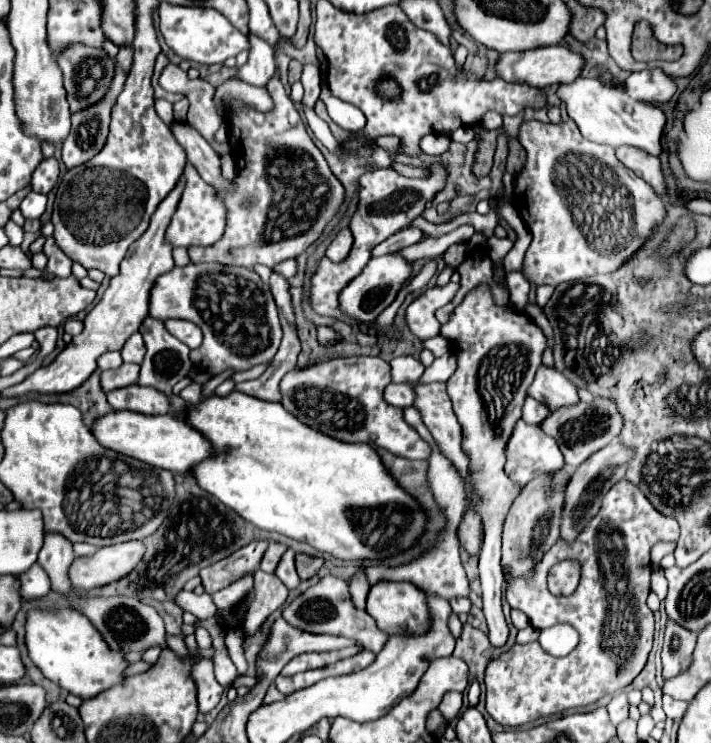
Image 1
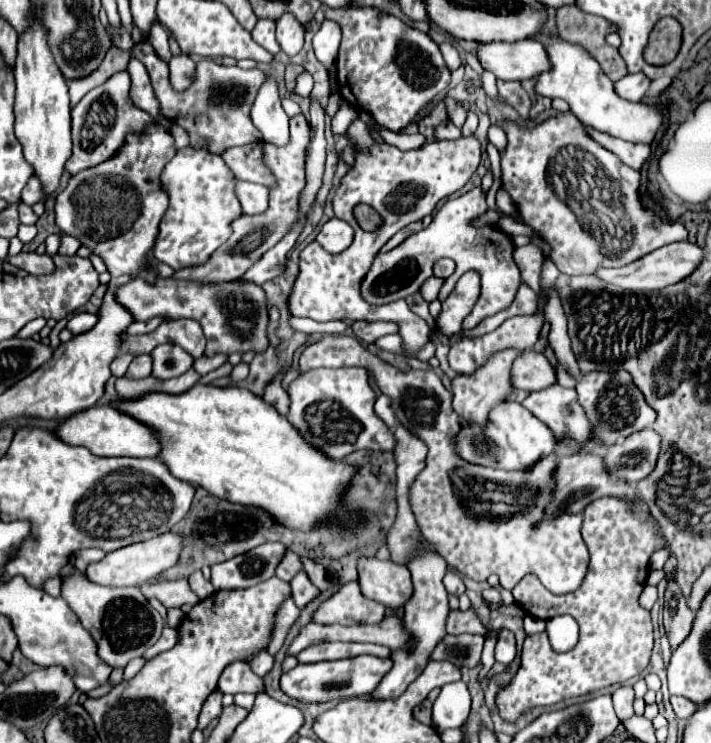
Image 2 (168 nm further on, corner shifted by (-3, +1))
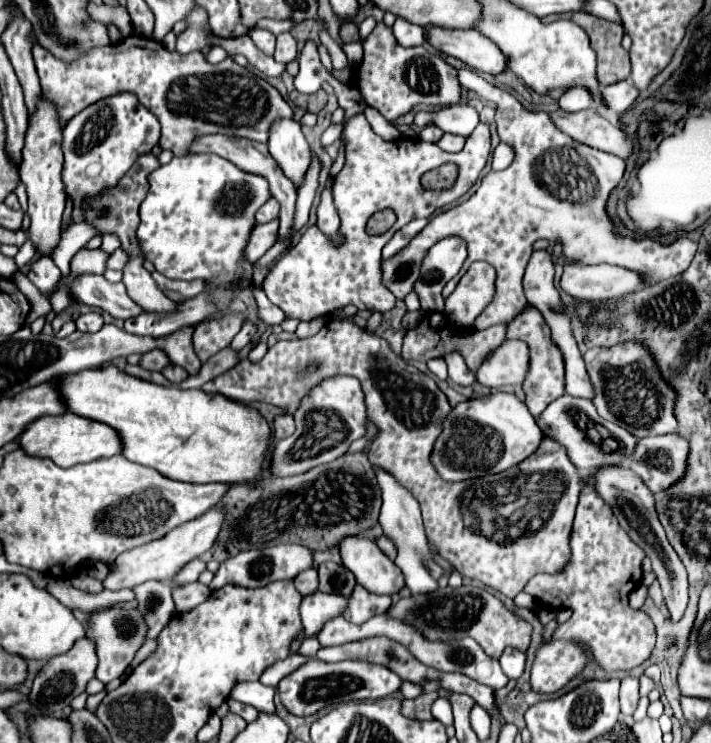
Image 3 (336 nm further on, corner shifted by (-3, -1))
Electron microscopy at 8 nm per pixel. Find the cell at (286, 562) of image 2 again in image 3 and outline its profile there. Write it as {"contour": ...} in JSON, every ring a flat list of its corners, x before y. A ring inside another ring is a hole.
{"contour":[[317,569,303,571,301,575,297,575,297,577,293,579,293,583,295,583,295,587,297,587,297,591,299,591,301,595,311,595,311,593,315,593,317,587,319,587]]}

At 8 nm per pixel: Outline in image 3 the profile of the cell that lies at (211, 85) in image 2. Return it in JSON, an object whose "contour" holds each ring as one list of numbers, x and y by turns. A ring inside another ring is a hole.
{"contour":[[129,35,105,47,93,47,79,59,65,63,41,45,33,45,33,59,41,79,43,95,57,107,59,123,65,127,85,107,117,93,135,93,161,123,161,149,169,149,175,157,189,153,189,143,197,135,223,133,247,137,267,143,271,125,281,119,293,119,293,109,265,79,237,65,231,57,211,65,201,51,189,55,171,53,163,43],[207,103,207,107,205,107]]}

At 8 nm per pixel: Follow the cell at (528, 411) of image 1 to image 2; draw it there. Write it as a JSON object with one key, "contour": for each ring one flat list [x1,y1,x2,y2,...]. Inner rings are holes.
{"contour":[[551,385,549,389,531,393,521,405,547,423,555,439,561,439,565,433,571,433,577,441,589,439,589,421,585,421,585,413,581,413,581,405,577,405,575,389]]}

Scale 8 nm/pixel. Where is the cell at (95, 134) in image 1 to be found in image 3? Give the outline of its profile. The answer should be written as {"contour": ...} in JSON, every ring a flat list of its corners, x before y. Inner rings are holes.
{"contour":[[113,95,103,99,101,103,93,103,75,115,71,123,63,129,61,149,65,155,63,163,63,183,65,195,73,201,73,221,83,221,81,207,87,199,103,195,113,189,119,179,129,171,129,167,137,161,139,155,151,153,151,149,159,141,159,121,149,109,141,107,133,95]]}

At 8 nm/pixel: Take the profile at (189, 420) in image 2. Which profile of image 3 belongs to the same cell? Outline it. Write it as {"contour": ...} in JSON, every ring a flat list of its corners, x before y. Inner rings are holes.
{"contour":[[115,365,85,369,73,375,59,375,57,391,69,413,105,423,111,429,115,429,123,447,121,455,127,461,151,467,169,479,189,483,243,485,255,483,261,477,261,465,267,463,265,457,269,439,267,421,259,415,259,411,249,409,243,403,223,399,221,395,209,395,201,389,179,389,175,385,169,387,155,385,139,377,127,375,125,371,119,371]]}

